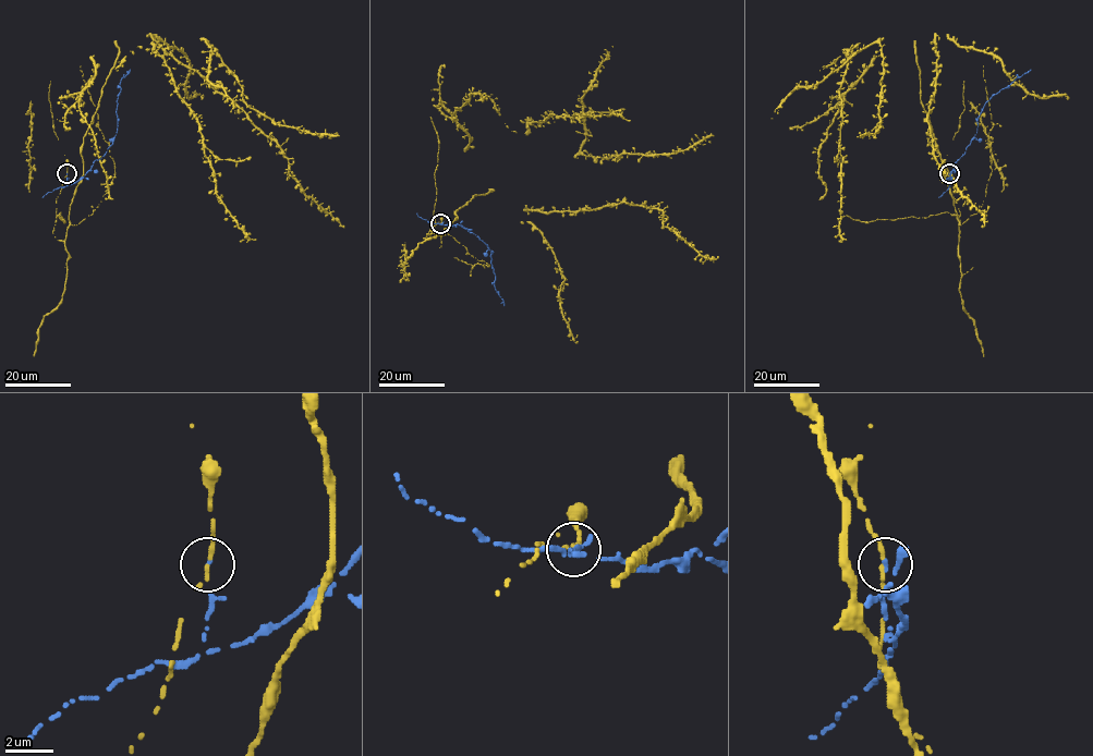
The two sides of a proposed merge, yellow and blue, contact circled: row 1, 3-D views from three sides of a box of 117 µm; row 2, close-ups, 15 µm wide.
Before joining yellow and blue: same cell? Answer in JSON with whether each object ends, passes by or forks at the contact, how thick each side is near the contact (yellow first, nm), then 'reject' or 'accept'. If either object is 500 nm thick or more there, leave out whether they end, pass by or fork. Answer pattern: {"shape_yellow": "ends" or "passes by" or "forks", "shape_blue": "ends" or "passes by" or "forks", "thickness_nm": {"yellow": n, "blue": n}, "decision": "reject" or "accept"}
{"shape_yellow": "ends", "shape_blue": "ends", "thickness_nm": {"yellow": 240, "blue": 130}, "decision": "reject"}

